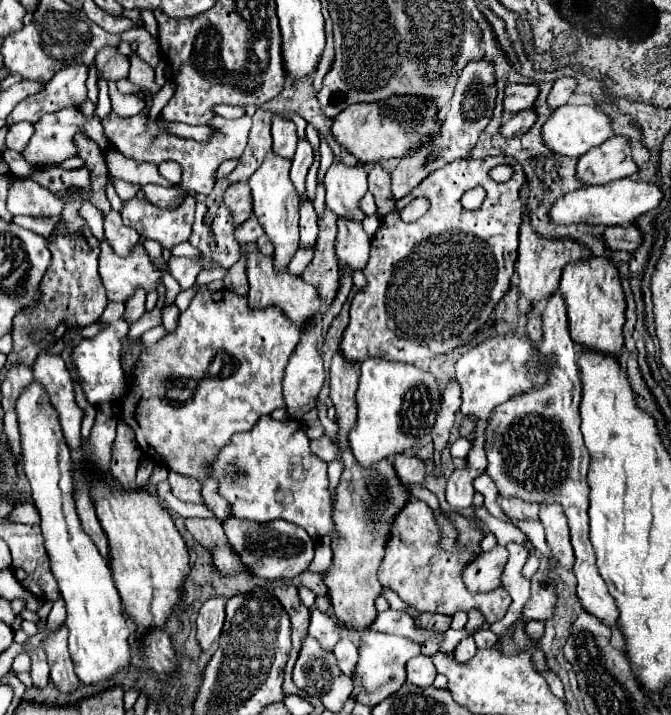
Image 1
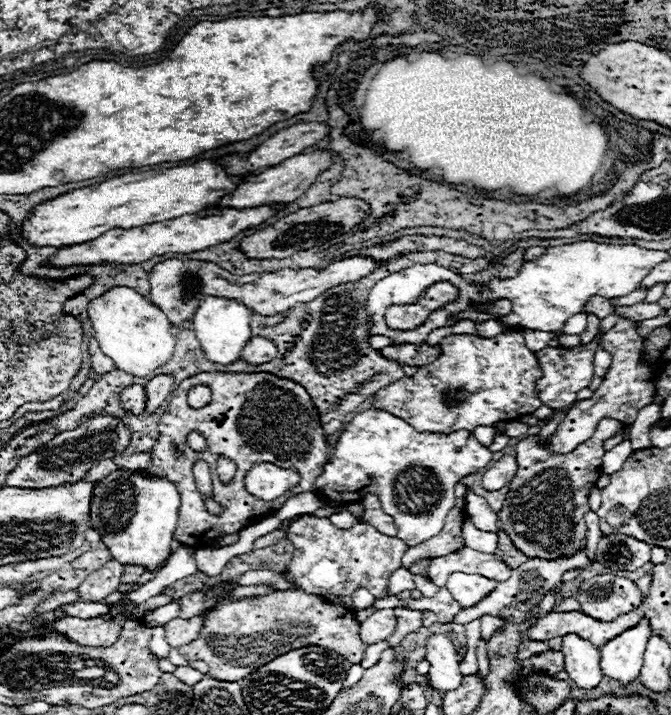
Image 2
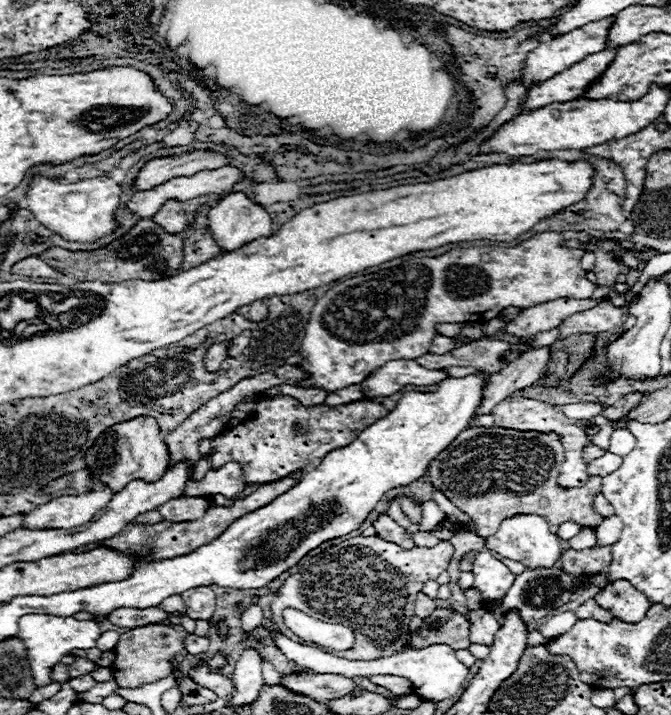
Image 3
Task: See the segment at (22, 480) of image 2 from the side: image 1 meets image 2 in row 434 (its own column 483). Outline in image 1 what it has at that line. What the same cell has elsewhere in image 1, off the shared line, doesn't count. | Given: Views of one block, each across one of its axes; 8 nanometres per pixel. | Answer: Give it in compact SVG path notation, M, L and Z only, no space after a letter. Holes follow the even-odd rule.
M472 60L472 62L468 62L464 66L464 72L460 72L460 76L456 80L456 88L454 88L452 100L450 100L450 110L448 110L446 118L442 120L440 134L428 146L424 146L416 152L408 154L406 158L402 158L395 170L392 171L391 189L394 200L404 198L412 188L416 188L434 170L438 170L438 168L454 162L454 160L464 158L474 148L478 136L482 134L482 130L492 120L494 104L496 104L494 64L490 60Z

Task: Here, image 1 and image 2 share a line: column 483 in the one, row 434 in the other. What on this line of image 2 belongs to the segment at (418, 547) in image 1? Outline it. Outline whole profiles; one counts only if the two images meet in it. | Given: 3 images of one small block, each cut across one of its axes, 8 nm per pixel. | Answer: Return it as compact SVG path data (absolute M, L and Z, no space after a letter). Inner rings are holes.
M604 418L596 426L594 436L568 454L550 454L546 450L548 440L542 442L538 434L522 438L514 446L518 470L510 480L510 492L498 516L500 528L510 536L510 540L516 542L516 548L520 548L530 558L552 560L578 552L584 546L584 514L590 510L588 494L600 476L604 456L602 444L622 428L624 424L620 424L618 420Z

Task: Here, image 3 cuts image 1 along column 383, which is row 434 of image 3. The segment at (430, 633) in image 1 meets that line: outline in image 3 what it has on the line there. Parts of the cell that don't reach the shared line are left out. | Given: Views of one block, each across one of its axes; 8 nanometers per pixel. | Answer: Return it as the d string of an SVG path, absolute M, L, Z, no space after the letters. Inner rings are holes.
M620 428L620 430L614 430L612 432L612 438L610 438L610 452L616 452L618 456L626 456L632 448L634 448L636 440L634 436L626 430L626 428Z

